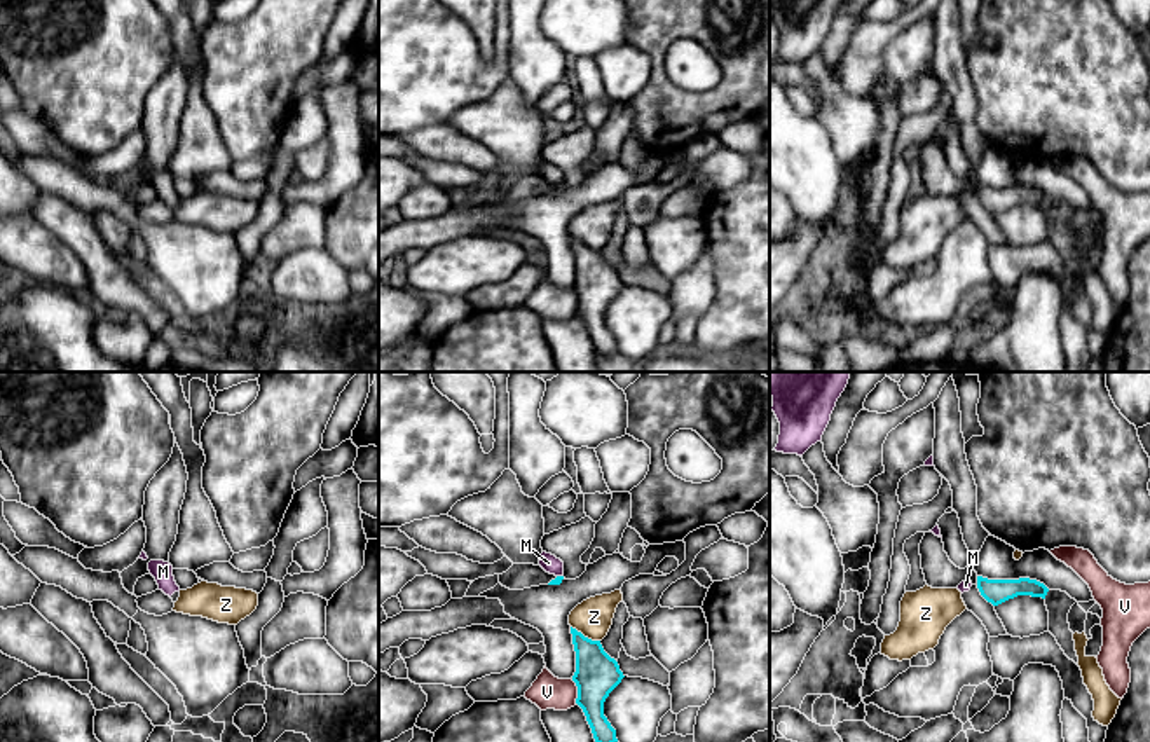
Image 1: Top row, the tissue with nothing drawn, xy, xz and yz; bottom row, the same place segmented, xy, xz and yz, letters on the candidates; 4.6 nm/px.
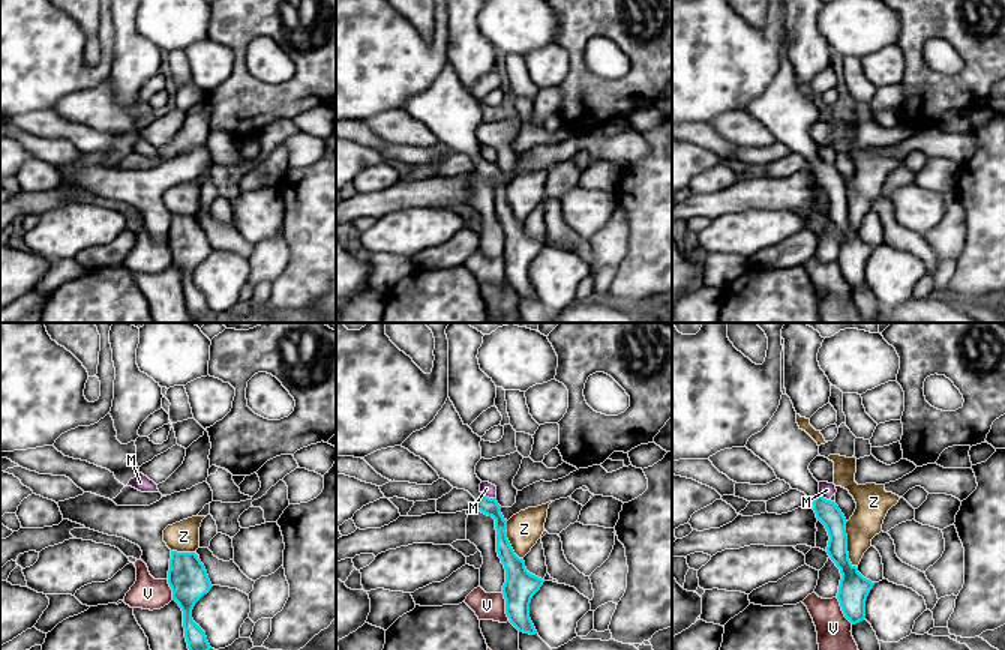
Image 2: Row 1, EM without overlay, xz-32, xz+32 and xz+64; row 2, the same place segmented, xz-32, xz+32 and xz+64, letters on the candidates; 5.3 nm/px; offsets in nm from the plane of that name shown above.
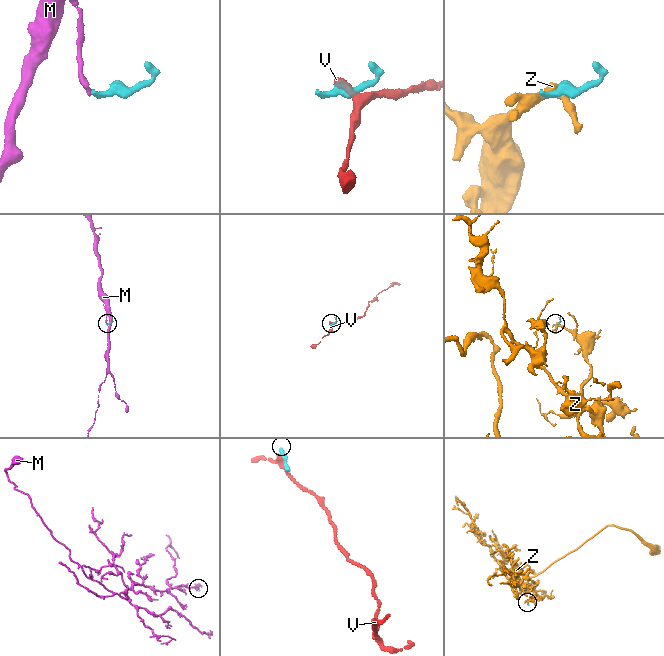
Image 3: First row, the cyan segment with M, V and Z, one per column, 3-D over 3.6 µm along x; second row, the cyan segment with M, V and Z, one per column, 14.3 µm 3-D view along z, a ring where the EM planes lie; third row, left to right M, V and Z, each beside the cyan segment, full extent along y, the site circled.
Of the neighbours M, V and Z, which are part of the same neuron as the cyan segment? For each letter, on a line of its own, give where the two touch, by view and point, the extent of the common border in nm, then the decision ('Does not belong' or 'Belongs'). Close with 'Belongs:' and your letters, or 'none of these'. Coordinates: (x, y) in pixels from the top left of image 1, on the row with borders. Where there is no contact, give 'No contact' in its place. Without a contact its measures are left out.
M: Touches cyan at xz (561, 577). Shared border 30 nm. Does not belong
V: Touches cyan at xz (578, 692). Shared border 110 nm. Does not belong
Z: Touches cyan at xz (583, 636). Shared border 150 nm. Does not belong
Belongs: none of these

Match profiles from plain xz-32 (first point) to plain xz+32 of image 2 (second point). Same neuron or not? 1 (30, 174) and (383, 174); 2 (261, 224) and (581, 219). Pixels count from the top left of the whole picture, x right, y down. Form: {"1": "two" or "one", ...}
{"1": "one", "2": "one"}

